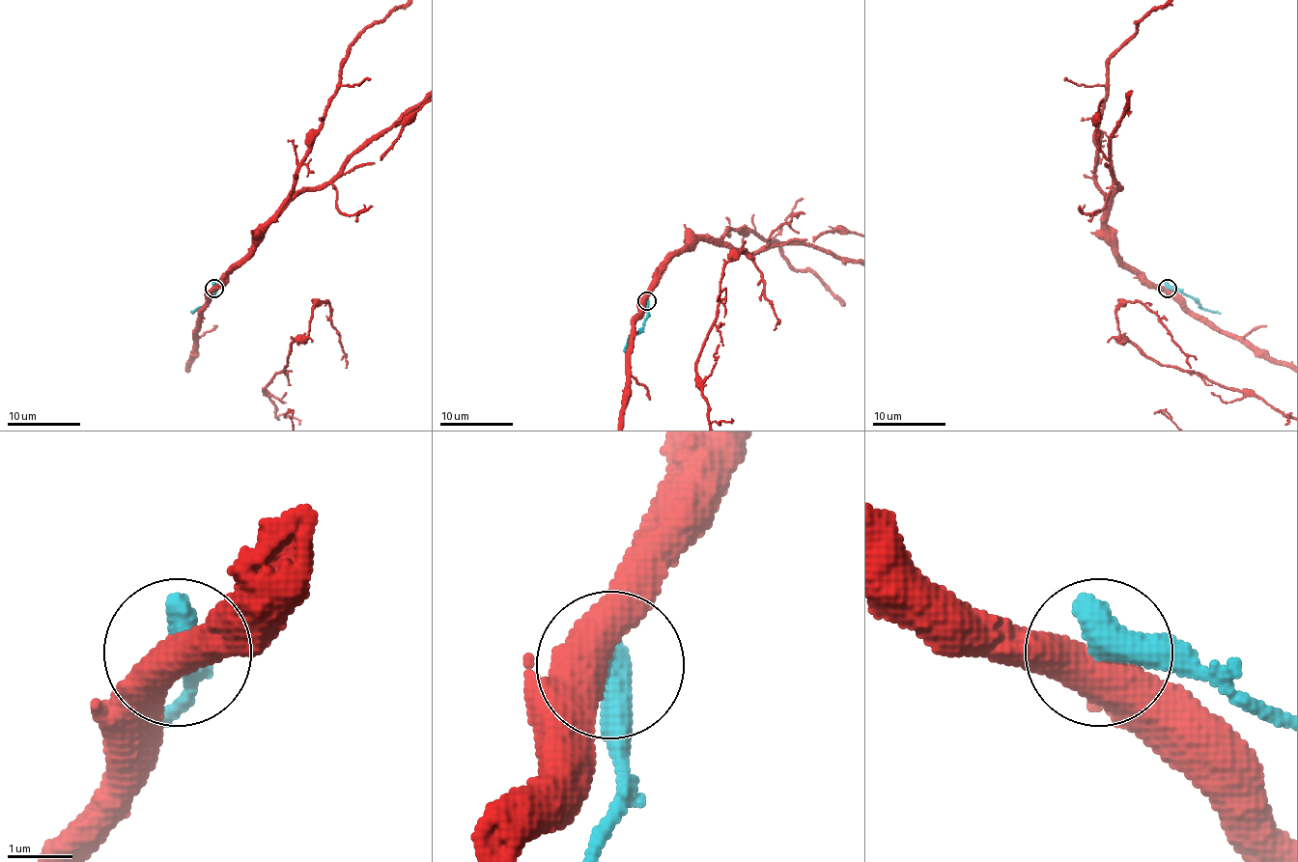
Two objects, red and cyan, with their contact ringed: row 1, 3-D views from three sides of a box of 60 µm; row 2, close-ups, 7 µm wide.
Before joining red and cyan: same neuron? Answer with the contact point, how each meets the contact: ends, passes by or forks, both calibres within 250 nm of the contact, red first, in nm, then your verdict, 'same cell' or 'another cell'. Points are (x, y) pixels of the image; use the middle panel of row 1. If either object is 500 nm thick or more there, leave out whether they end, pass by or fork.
at (646, 300); 550 nm thick on the red side, 550 nm on the other; another cell

